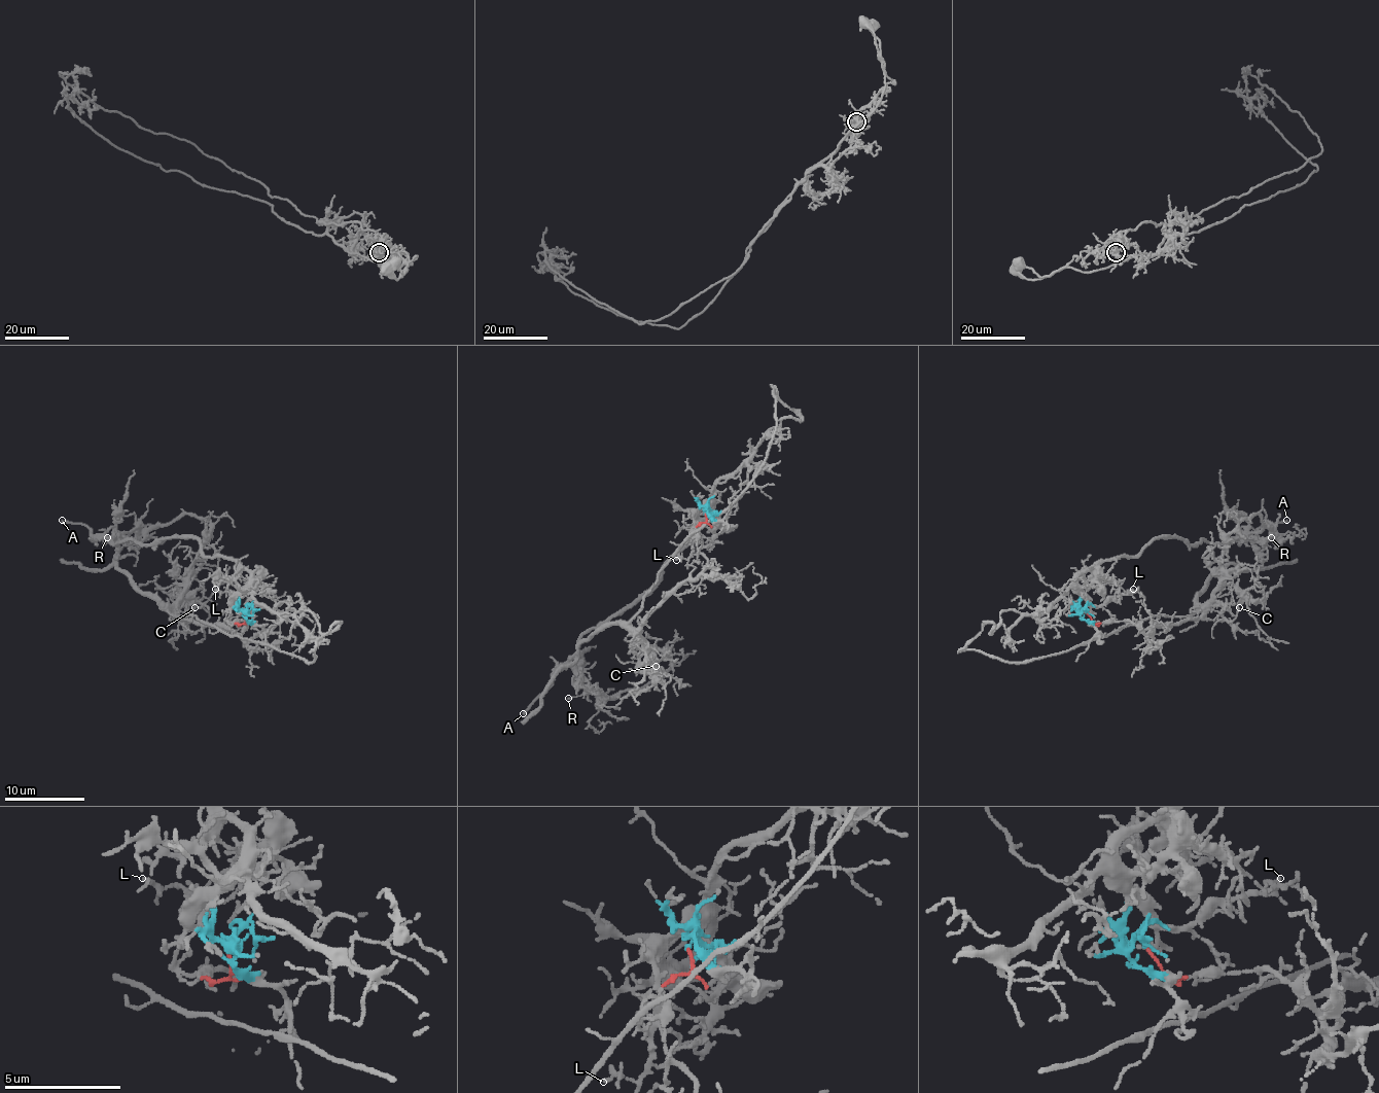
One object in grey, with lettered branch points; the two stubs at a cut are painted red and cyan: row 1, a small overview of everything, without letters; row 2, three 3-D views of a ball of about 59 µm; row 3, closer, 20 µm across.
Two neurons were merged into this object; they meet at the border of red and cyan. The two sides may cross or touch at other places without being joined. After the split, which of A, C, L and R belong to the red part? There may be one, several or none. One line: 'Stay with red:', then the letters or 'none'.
Stay with red: C

